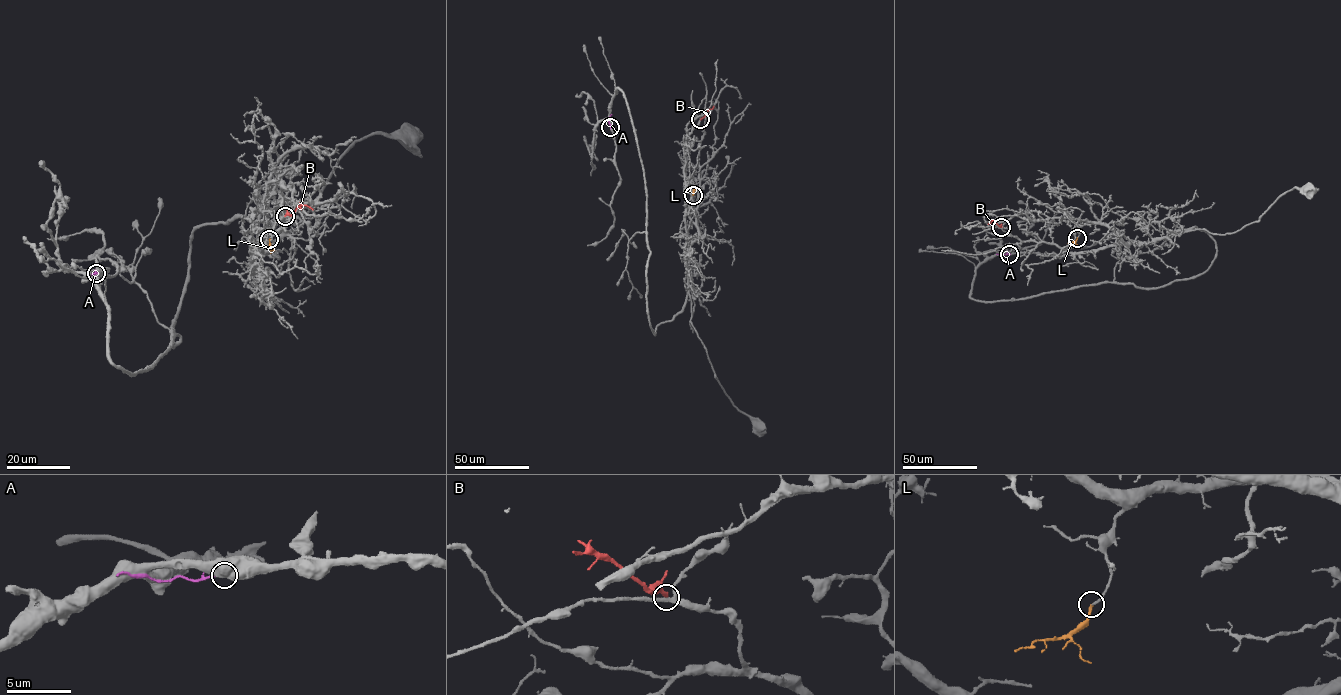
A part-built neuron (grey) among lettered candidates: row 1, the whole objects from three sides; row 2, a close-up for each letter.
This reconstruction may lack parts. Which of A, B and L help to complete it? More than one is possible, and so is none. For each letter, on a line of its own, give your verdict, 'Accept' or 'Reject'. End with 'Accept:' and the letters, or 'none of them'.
A: Reject
B: Reject
L: Accept
Accept: L

